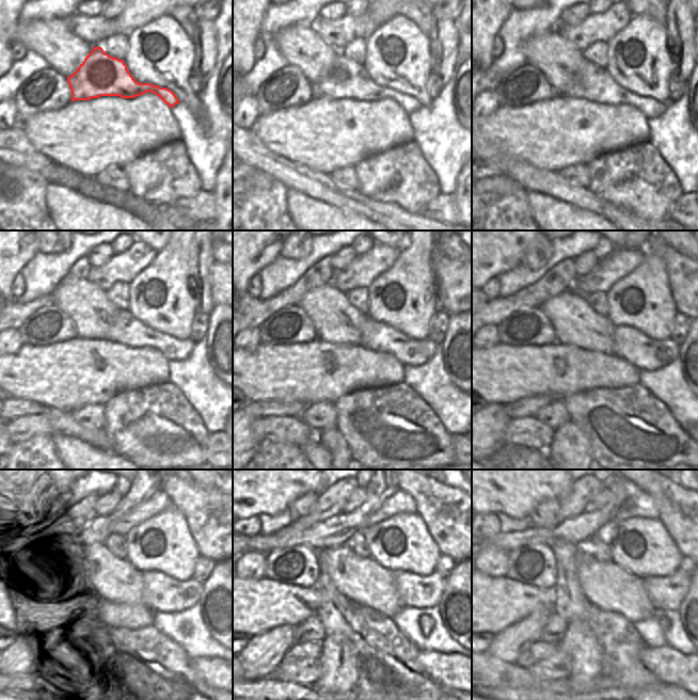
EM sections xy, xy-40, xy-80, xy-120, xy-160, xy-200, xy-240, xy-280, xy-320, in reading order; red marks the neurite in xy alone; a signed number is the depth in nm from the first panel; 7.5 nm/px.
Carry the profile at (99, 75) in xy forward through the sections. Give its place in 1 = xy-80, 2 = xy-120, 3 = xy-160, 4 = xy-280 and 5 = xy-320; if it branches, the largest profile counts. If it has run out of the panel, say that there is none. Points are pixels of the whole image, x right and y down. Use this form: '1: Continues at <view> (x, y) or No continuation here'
1: Continues at xy-80 (596, 84)
2: Continues at xy-120 (125, 329)
3: Continues at xy-160 (377, 336)
4: Continues at xy-280 (415, 591)
5: Continues at xy-320 (666, 592).

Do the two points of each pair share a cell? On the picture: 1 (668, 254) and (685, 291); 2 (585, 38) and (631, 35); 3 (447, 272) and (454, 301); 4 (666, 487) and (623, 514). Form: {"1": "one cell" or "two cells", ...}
{"1": "one cell", "2": "two cells", "3": "one cell", "4": "two cells"}

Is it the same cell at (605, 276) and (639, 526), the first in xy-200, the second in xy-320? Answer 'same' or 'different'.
different

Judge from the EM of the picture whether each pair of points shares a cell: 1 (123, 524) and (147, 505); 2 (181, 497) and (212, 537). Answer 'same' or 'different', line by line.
1: same
2: same

